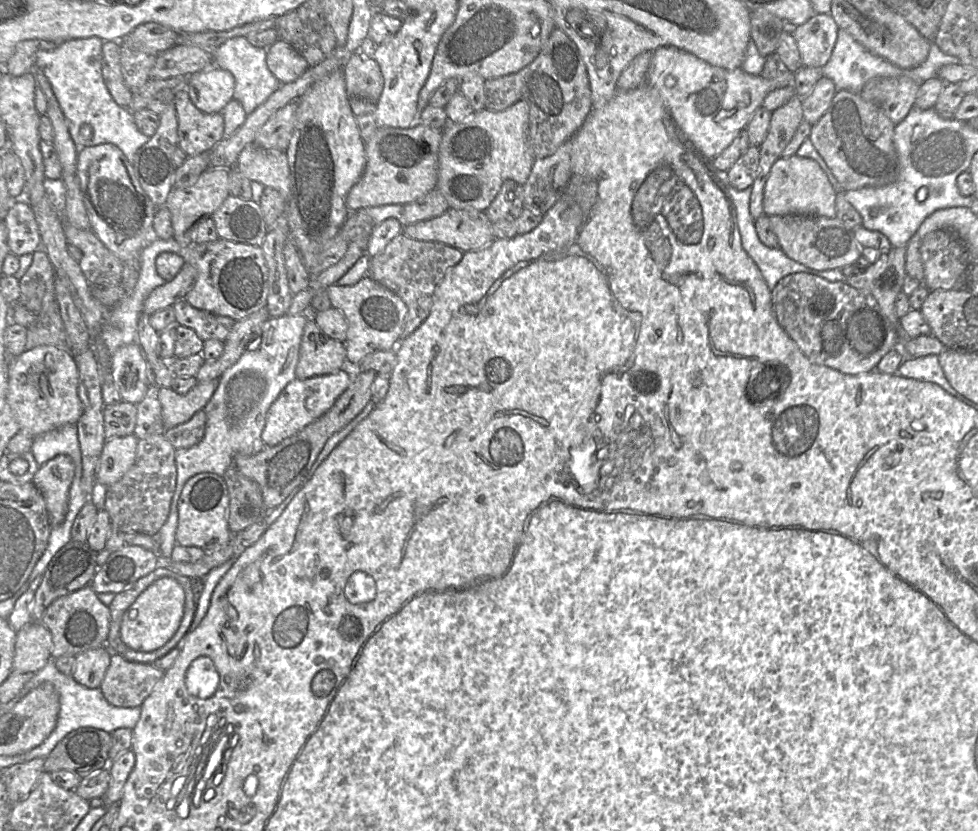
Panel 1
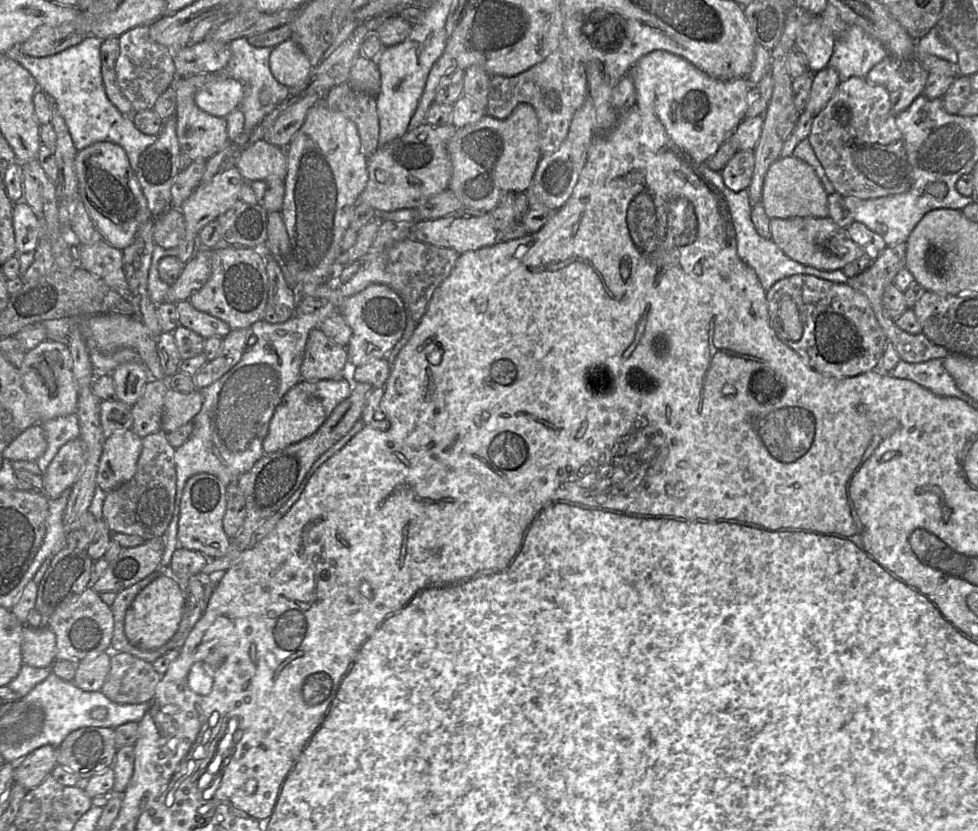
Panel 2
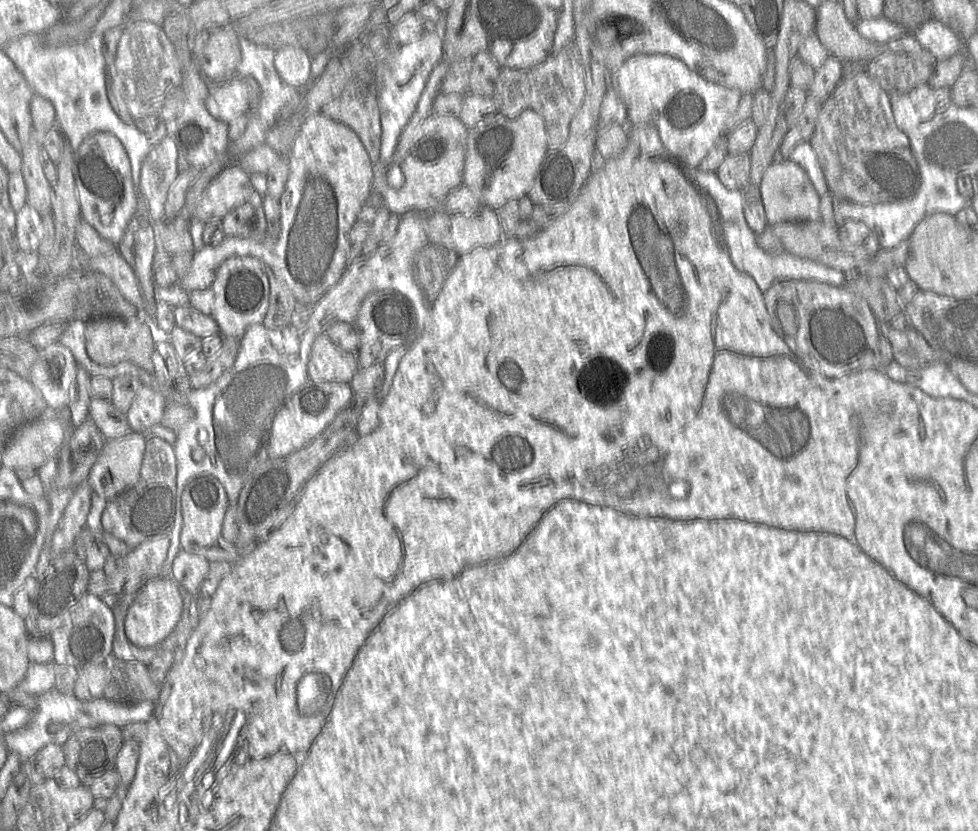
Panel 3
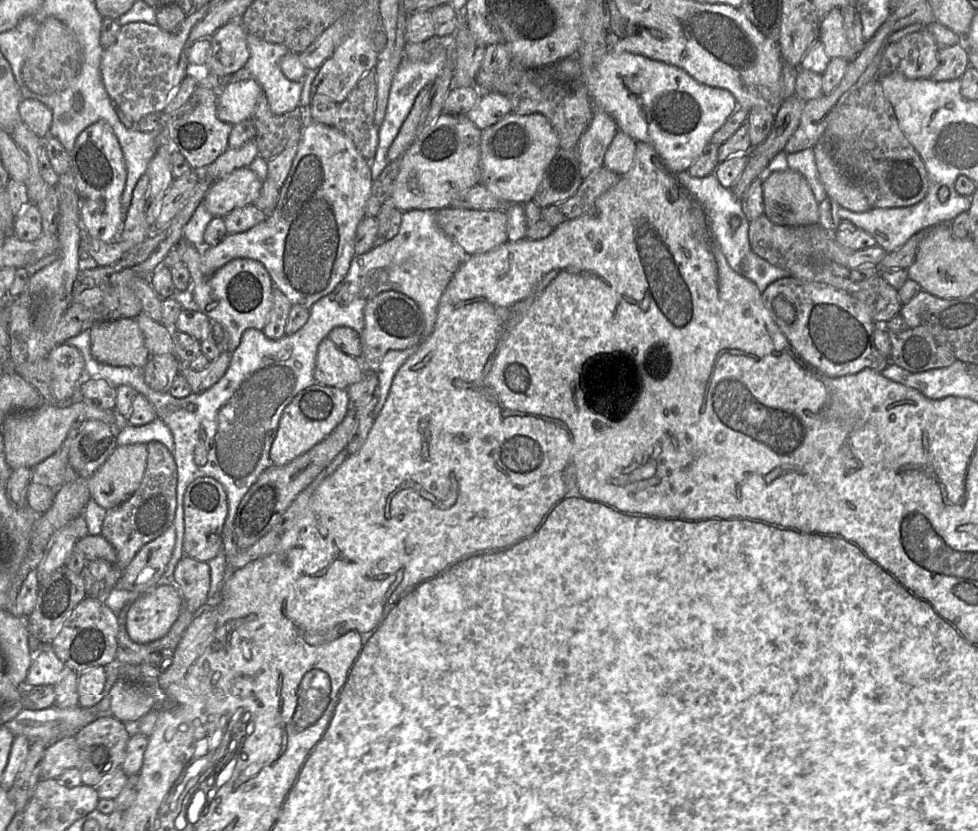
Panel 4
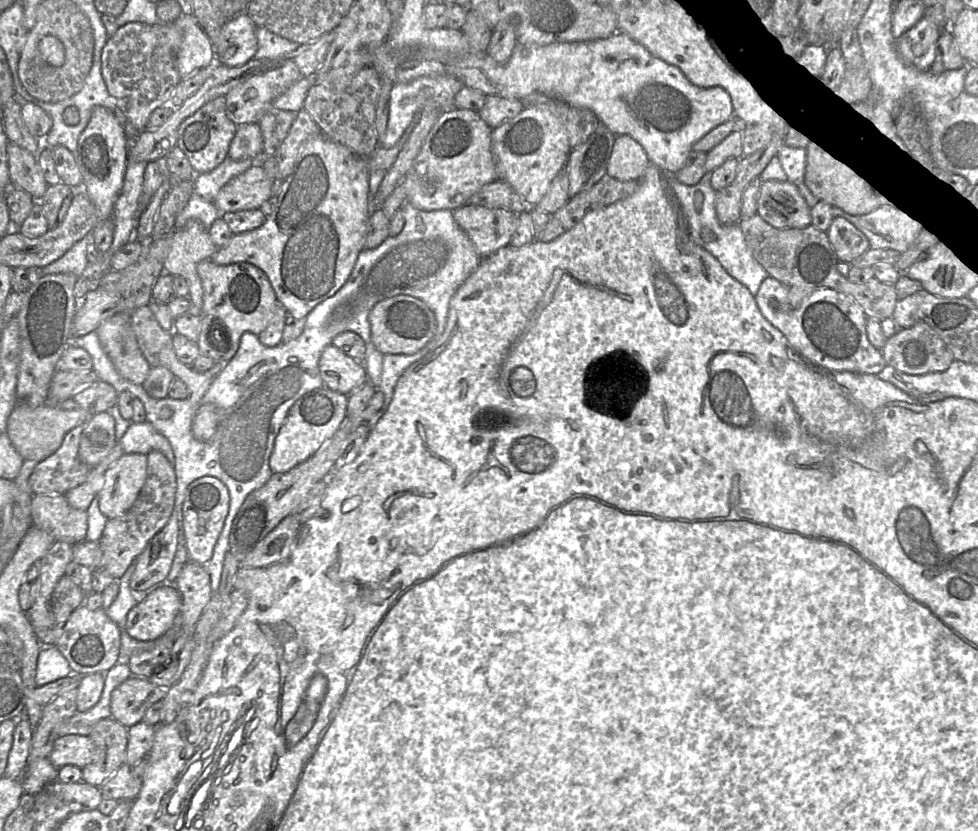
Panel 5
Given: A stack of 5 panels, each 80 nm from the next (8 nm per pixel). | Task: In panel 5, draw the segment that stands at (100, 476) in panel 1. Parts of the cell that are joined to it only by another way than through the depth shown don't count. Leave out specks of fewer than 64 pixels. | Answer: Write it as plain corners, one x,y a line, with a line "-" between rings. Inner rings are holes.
124,453
105,472
103,486
97,493
101,513
107,519
124,515
136,501
146,479
147,455

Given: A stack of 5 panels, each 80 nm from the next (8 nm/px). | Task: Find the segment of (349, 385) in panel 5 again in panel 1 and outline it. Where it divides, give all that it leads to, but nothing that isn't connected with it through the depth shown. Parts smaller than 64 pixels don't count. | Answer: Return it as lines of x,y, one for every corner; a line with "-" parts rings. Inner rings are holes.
307,310
307,322
303,329
298,363
295,369
295,375
299,379
306,379
319,375
331,374
345,369
346,347
341,341
335,340
327,336
317,326
314,313
318,311

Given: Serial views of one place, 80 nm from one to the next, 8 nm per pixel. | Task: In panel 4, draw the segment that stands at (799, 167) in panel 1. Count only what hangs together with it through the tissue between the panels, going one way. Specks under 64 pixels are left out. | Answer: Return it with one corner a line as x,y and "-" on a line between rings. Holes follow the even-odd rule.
788,168
774,171
762,179
764,215
774,224
803,227
818,223
819,203
802,174

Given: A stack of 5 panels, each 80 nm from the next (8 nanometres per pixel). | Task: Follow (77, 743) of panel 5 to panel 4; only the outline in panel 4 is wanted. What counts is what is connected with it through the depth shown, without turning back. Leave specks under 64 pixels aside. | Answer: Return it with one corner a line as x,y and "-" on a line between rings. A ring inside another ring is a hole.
66,737
54,742
45,750
41,763
42,780
57,779
65,770
77,766
80,760
75,737

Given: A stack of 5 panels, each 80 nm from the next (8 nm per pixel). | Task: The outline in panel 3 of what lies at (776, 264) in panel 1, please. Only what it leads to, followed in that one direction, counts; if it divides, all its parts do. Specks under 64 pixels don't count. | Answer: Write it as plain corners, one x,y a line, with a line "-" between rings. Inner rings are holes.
698,167
686,170
683,168
683,172
701,191
714,200
722,220
724,236
733,265
739,271
750,275
762,293
775,282
785,279
819,281
833,286
843,286
847,281
843,271
827,267
815,261
788,252
777,255
766,253
757,245
756,233
750,229
746,222
743,211
742,190
726,188
717,177
716,172
702,171

